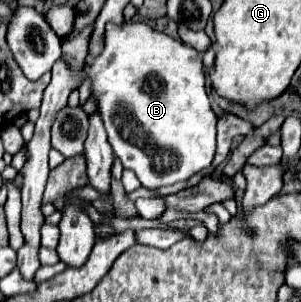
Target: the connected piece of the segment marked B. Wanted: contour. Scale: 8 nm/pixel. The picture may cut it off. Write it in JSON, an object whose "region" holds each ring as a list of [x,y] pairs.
{"region":[[[133,21],[133,23],[123,23],[123,25],[107,23],[103,51],[97,57],[87,55],[87,59],[85,59],[85,79],[91,81],[91,97],[95,99],[97,111],[99,111],[99,115],[103,119],[103,125],[105,125],[105,131],[107,131],[107,139],[109,139],[111,147],[115,149],[115,155],[121,159],[125,169],[135,171],[135,175],[137,175],[137,179],[141,181],[143,187],[157,189],[157,187],[163,187],[163,185],[173,185],[177,181],[187,181],[191,175],[195,175],[195,173],[199,173],[199,171],[203,171],[203,169],[207,169],[211,165],[213,155],[215,155],[215,125],[217,125],[217,117],[211,111],[209,97],[207,97],[207,91],[205,91],[203,61],[201,61],[199,53],[193,47],[181,43],[179,39],[173,39],[173,37],[169,37],[165,33],[159,33],[159,31],[151,29],[143,21]]]}

